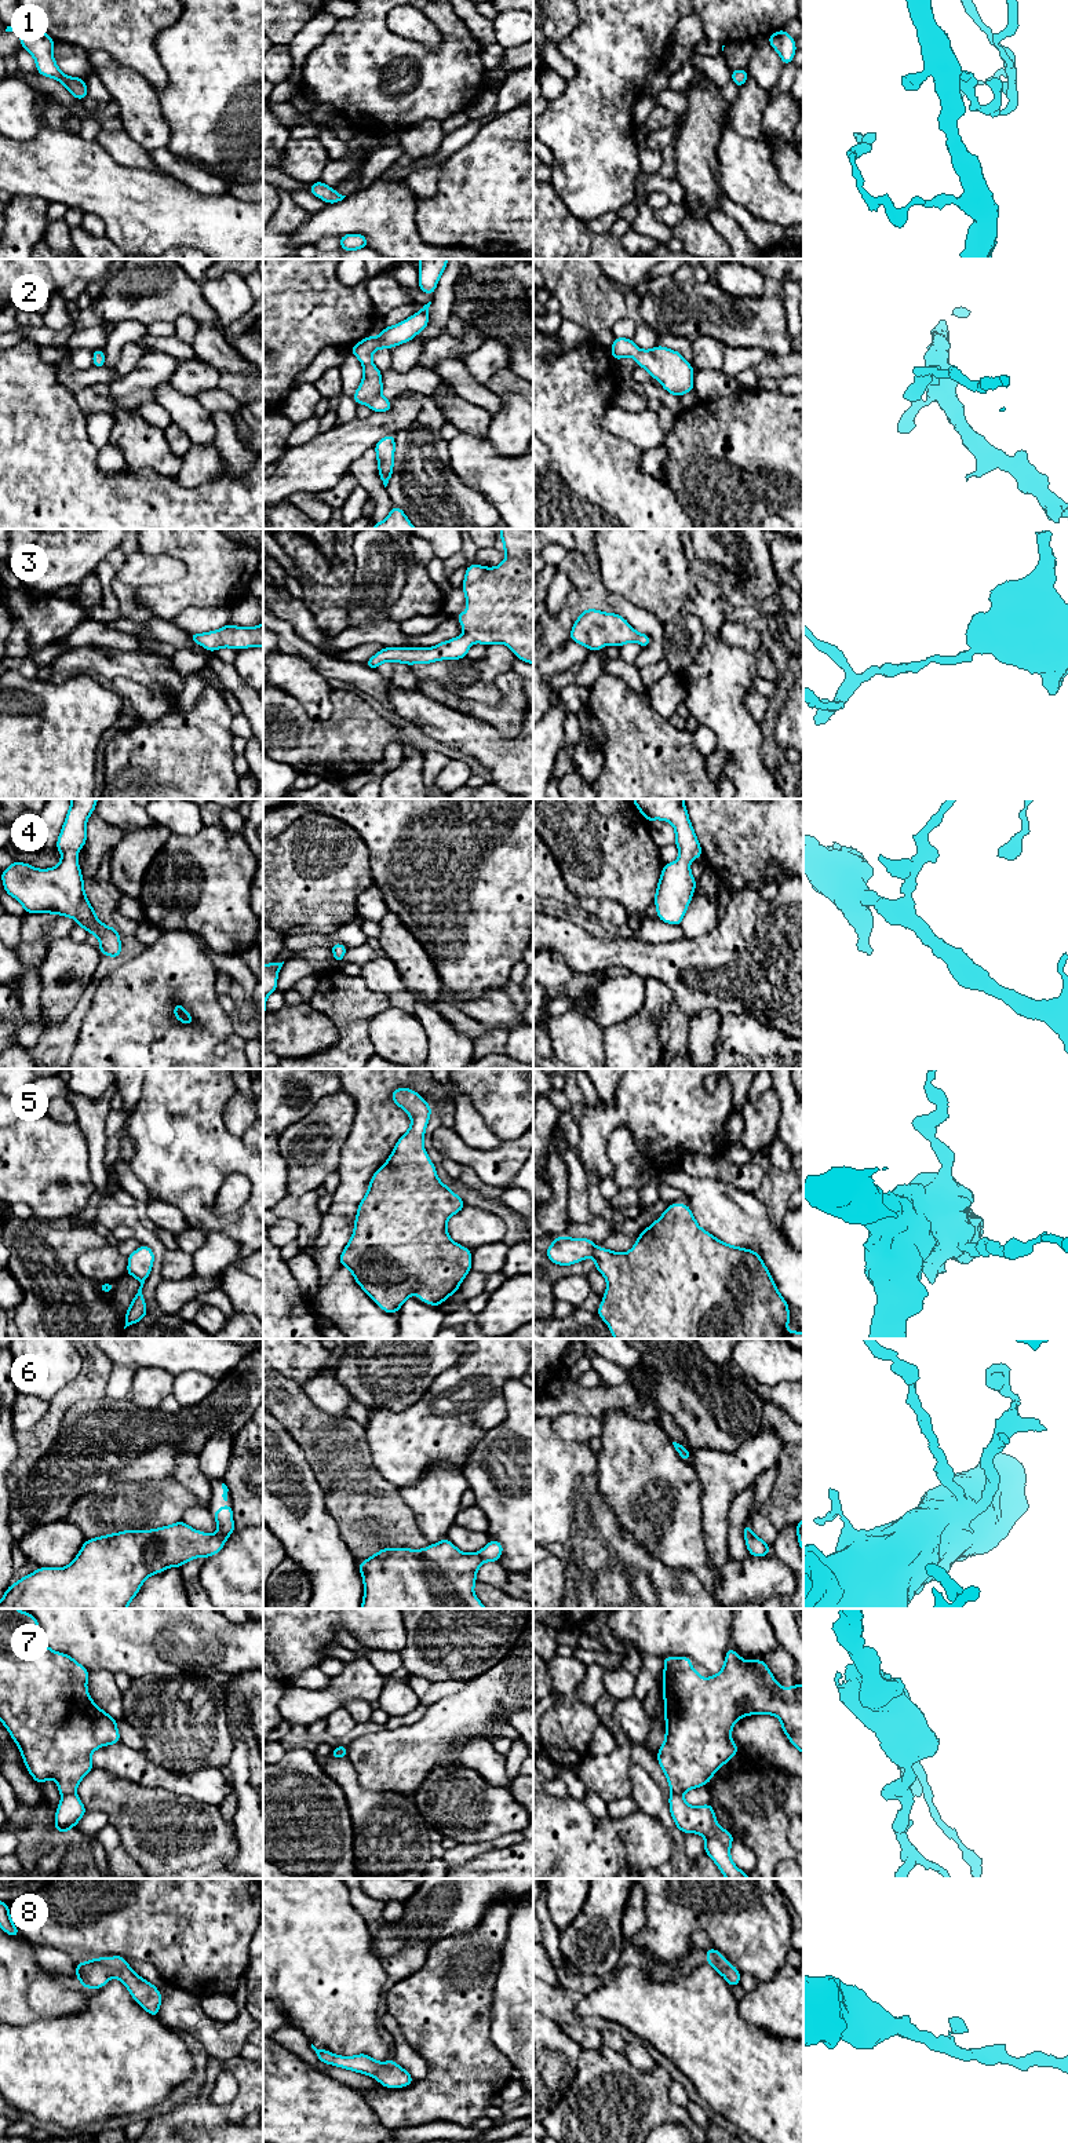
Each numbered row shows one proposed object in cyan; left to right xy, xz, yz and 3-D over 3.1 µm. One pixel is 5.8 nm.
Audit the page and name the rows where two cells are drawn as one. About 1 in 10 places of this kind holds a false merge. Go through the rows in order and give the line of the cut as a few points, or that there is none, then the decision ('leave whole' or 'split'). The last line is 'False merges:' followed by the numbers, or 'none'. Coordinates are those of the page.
1: no cut | leave whole
2: no cut | leave whole
3: no cut | leave whole
4: no cut | leave whole
5: no cut | leave whole
6: no cut | leave whole
7: xy (75, 1792), (62, 1797) | split
8: no cut | leave whole
False merges: 7

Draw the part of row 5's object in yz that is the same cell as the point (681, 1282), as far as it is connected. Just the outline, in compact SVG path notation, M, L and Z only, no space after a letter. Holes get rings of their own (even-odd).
M670 1204L664 1213L646 1227L627 1253L598 1248L588 1238L554 1238L546 1256L558 1266L571 1266L586 1257L595 1260L606 1279L606 1292L598 1307L615 1339L803 1339L801 1330L788 1332L788 1303L752 1249L725 1244L703 1230L686 1204Z

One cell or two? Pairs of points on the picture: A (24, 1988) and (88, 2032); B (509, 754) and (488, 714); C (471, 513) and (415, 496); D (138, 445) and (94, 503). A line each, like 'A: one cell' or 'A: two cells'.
A: two cells
B: two cells
C: one cell
D: two cells

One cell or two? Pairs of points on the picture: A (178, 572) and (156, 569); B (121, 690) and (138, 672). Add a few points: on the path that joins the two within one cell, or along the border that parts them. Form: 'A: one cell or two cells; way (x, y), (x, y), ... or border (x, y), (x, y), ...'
A: one cell; way (172, 570), (161, 569)
B: two cells; border (112, 679), (127, 678), (161, 692)

